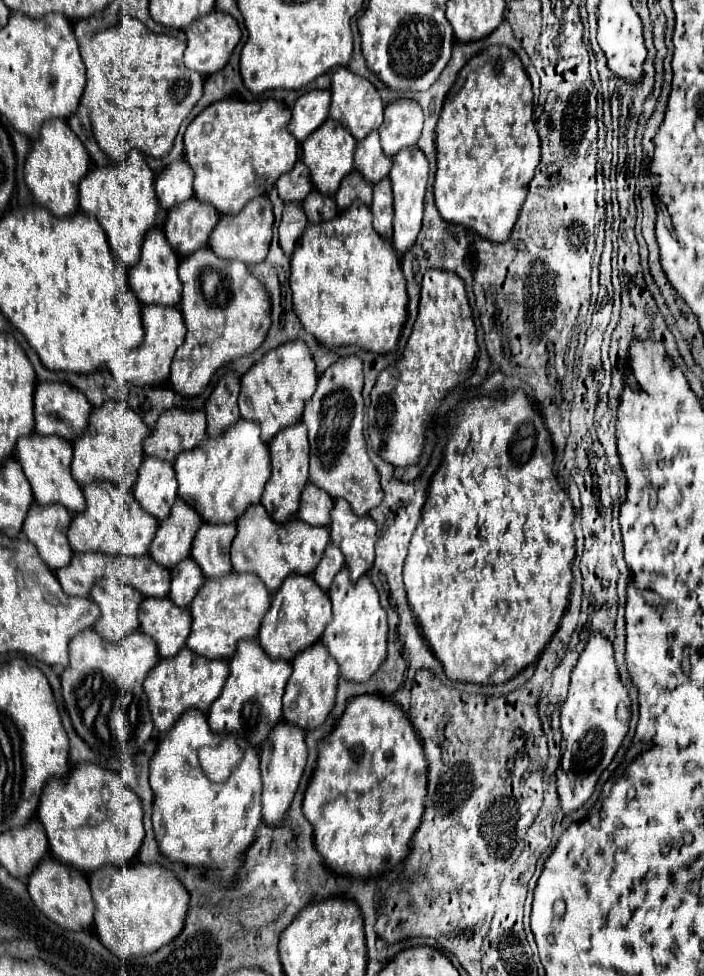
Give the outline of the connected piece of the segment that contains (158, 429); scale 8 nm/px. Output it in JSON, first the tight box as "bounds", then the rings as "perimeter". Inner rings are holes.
{"bounds":[143,408,207,462],"perimeter":[[[199,408],[165,410],[151,434],[143,440],[145,456],[159,456],[173,462],[179,450],[191,450],[207,436],[207,418]]]}

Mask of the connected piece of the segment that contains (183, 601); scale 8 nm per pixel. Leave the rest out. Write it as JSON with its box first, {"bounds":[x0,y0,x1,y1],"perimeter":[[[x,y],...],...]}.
{"bounds":[169,558,205,608],"perimeter":[[[191,558],[181,560],[175,568],[171,568],[171,588],[169,588],[169,598],[177,606],[187,608],[191,604],[191,598],[195,596],[195,590],[199,590],[199,584],[203,584],[205,576],[199,570]]]}

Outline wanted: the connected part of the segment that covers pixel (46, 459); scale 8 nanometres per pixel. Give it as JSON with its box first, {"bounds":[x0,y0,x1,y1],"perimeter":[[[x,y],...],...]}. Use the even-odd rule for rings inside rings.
{"bounds":[17,436,85,512],"perimeter":[[[23,436],[17,442],[17,458],[23,466],[23,472],[31,484],[35,502],[39,504],[65,504],[71,512],[83,512],[85,510],[85,498],[81,486],[71,478],[69,464],[71,464],[71,442],[59,438],[59,436]]]}

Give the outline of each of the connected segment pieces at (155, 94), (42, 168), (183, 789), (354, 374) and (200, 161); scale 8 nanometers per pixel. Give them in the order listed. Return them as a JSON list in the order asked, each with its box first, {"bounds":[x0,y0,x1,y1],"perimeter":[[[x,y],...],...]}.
[{"bounds":[83,16,205,162],"perimeter":[[[125,16],[117,26],[93,36],[93,50],[95,62],[89,68],[89,84],[83,100],[87,102],[99,148],[117,162],[133,148],[153,158],[167,156],[181,122],[203,94],[205,78],[183,64],[185,42],[175,36],[155,34],[137,18]]]},{"bounds":[25,118,89,216],"perimeter":[[[51,118],[43,122],[39,138],[31,144],[25,162],[25,184],[29,186],[35,202],[53,214],[69,216],[79,210],[79,182],[89,170],[89,154],[81,140],[71,132],[67,120]]]},{"bounds":[149,708,261,882],"perimeter":[[[195,708],[185,710],[163,736],[149,762],[149,784],[155,796],[153,830],[163,856],[173,862],[219,868],[221,880],[229,882],[261,822],[261,768],[257,752],[247,746],[241,768],[235,768],[223,784],[211,782],[199,764],[197,750],[213,742],[219,742],[219,736],[207,726],[205,714]]]},{"bounds":[303,356,383,516],"perimeter":[[[357,356],[339,358],[317,380],[317,390],[303,410],[303,424],[309,432],[311,464],[309,482],[331,494],[345,498],[351,510],[359,516],[375,508],[383,494],[379,486],[379,472],[367,456],[363,440],[363,370]]]},{"bounds":[183,98,299,214],"perimeter":[[[225,98],[207,106],[189,126],[183,136],[185,140],[185,158],[195,172],[195,198],[199,202],[207,202],[215,206],[221,214],[239,214],[247,202],[269,192],[275,180],[291,170],[297,162],[299,144],[293,134],[287,130],[287,122],[291,120],[291,110],[281,102],[267,98],[257,102],[245,102],[239,98]]]}]

